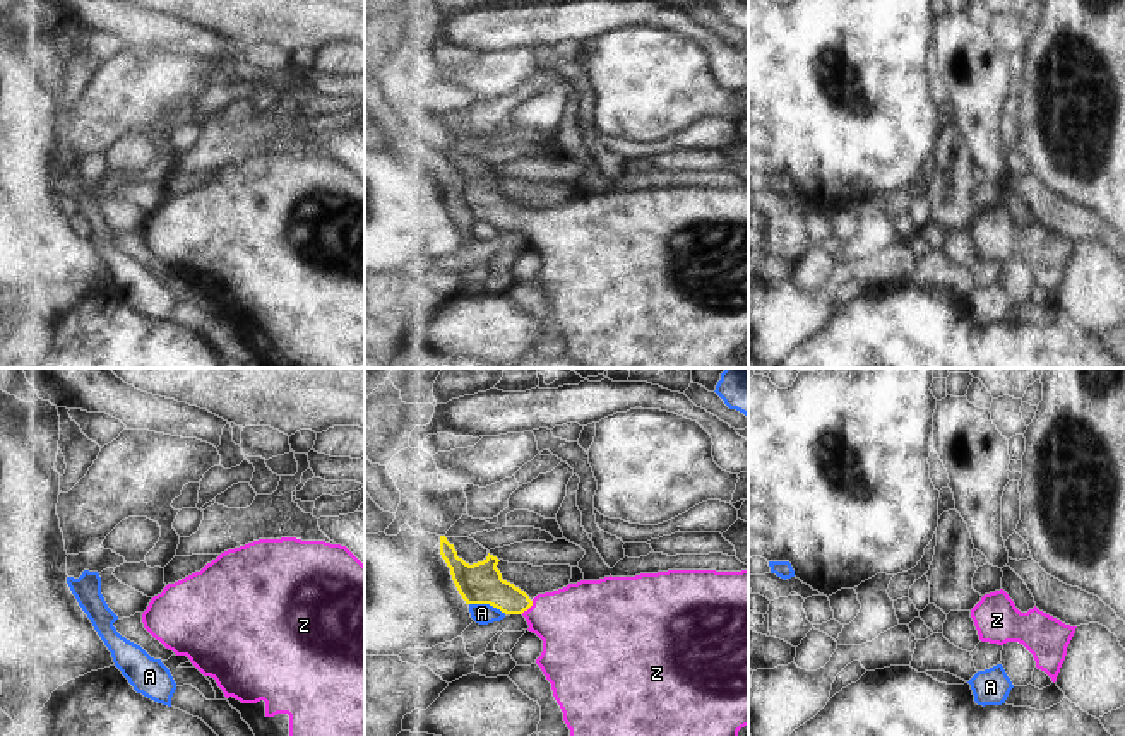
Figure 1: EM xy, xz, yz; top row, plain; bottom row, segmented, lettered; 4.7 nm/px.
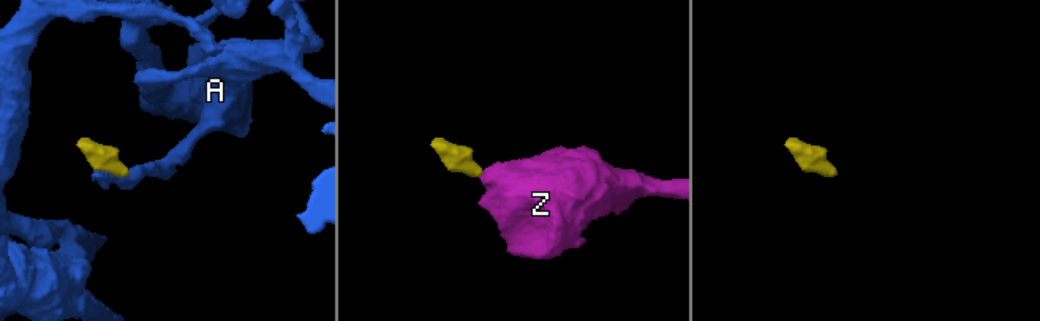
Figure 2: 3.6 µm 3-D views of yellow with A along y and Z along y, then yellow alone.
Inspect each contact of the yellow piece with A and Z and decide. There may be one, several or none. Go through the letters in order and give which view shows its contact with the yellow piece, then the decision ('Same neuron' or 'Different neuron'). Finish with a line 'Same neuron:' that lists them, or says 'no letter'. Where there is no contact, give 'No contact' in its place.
A: Touches yellow in xz. Different neuron
Z: Touches yellow in xz. Same neuron
Same neuron: Z

